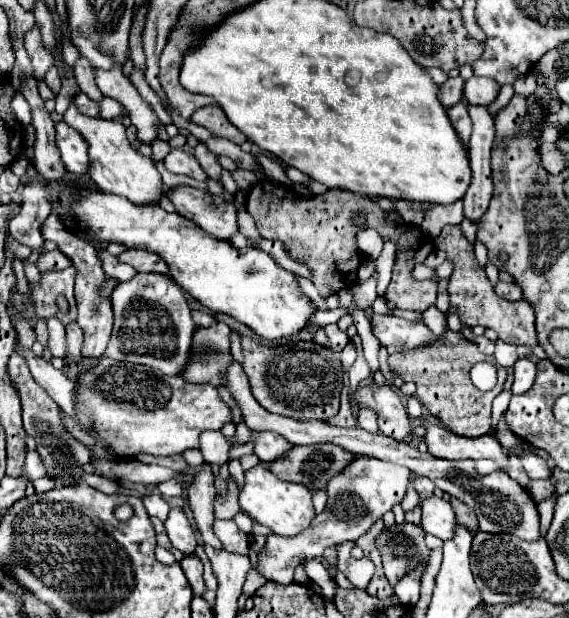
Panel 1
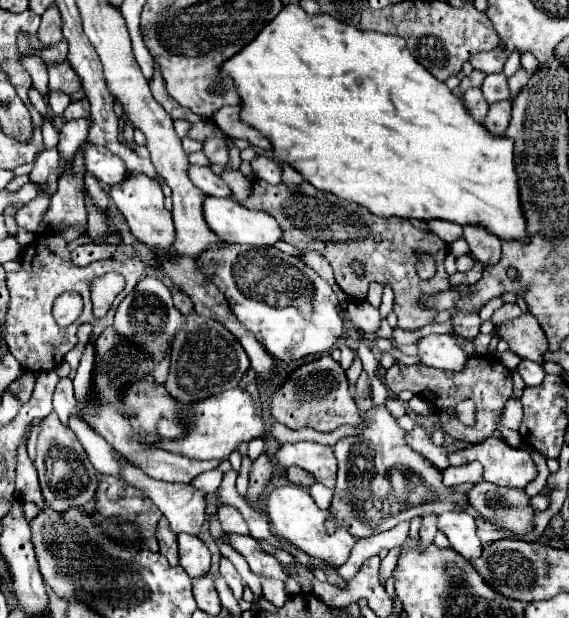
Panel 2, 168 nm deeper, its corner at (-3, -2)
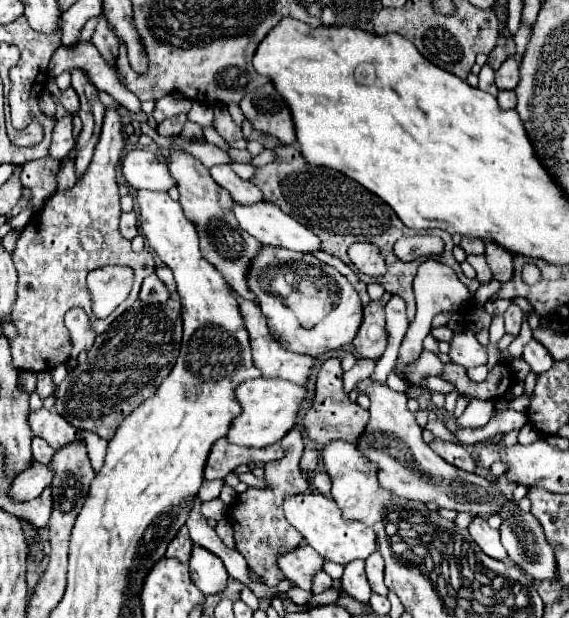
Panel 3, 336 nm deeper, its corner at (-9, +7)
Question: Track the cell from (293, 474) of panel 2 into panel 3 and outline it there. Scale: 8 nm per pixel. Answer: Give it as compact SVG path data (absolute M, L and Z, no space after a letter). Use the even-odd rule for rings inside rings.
M305 449L301 457L301 471L311 473L317 469L317 465L319 465L319 453L315 449Z

